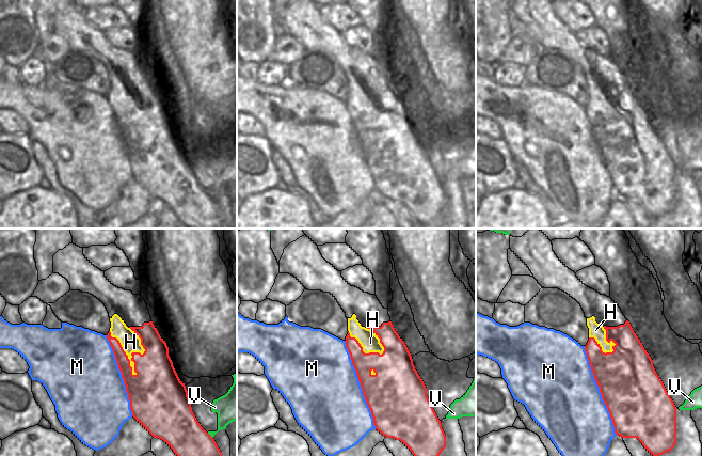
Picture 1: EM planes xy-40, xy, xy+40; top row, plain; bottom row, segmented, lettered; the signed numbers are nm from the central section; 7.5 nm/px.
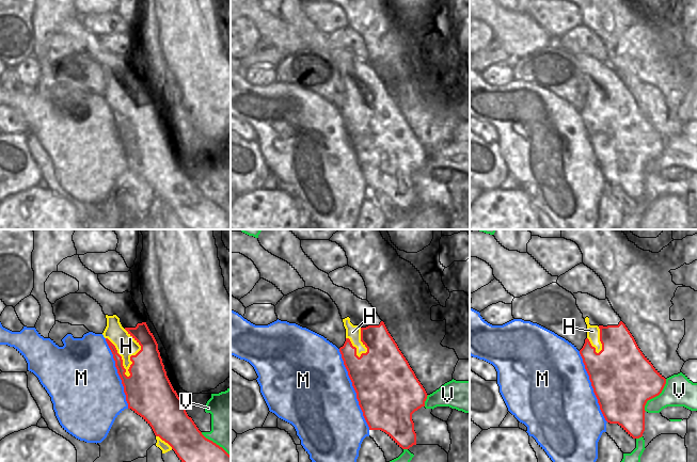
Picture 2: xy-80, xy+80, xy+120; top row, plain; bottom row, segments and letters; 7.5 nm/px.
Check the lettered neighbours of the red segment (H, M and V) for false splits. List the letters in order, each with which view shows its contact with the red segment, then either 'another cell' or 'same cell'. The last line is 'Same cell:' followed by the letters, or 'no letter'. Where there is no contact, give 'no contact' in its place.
H: meets red in xy-40; another cell
M: meets red in xy+40; another cell
V: meets red in xy-40; another cell
Same cell: no letter

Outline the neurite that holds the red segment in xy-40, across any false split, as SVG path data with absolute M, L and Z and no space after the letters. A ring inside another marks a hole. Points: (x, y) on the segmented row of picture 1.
M69 243L63 250L59 250L53 255L53 273L59 273L65 278L70 290L80 290L89 293L99 299L106 306L109 317L112 318L117 314L122 320L130 328L140 339L141 345L145 349L144 353L132 352L132 358L129 360L124 351L119 341L111 336L111 332L107 334L107 339L113 349L117 366L122 373L126 392L130 400L130 409L132 416L154 437L163 440L177 456L222 456L222 452L218 447L214 439L201 426L196 420L191 400L188 396L188 391L185 383L179 379L173 362L169 356L169 347L165 341L160 336L157 328L151 321L149 311L144 298L141 295L133 295L131 290L125 290L114 286L106 277L105 271L95 267L84 255L83 248L74 243Z

